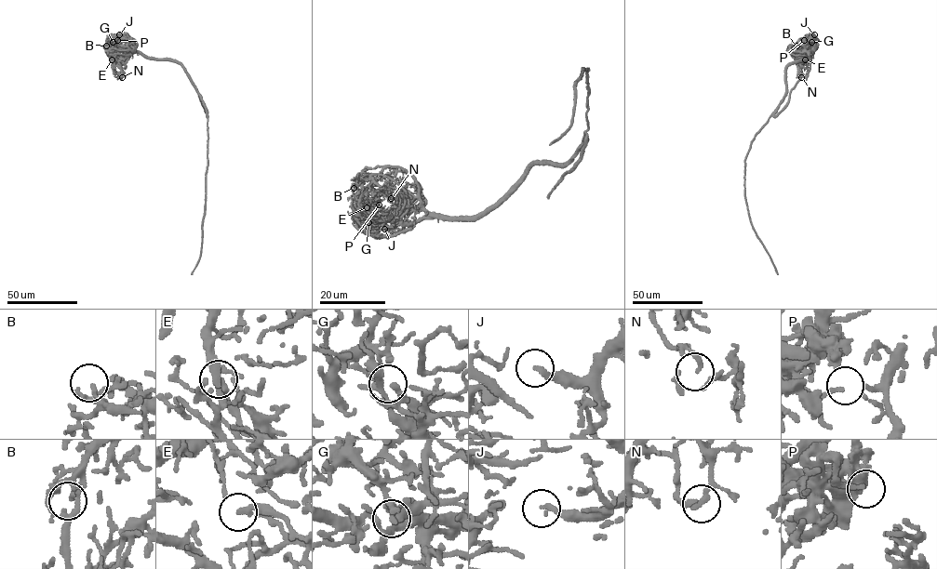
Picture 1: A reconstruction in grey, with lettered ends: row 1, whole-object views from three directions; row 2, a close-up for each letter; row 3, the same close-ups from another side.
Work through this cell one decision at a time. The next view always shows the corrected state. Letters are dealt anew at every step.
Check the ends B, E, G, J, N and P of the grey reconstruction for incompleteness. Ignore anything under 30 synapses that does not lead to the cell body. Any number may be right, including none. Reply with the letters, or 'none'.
none

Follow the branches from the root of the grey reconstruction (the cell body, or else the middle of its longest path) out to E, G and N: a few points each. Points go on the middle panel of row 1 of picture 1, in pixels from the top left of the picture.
E: (586, 131), (566, 163), (535, 163), (494, 205), (475, 216), (429, 217), (402, 223), (375, 219), (367, 207)
G: (586, 131), (566, 163), (535, 163), (494, 205), (475, 216), (419, 218), (389, 236), (380, 235), (368, 222)
N: (586, 131), (566, 163), (535, 163), (494, 205), (475, 216), (435, 217), (395, 183), (374, 174), (391, 198)

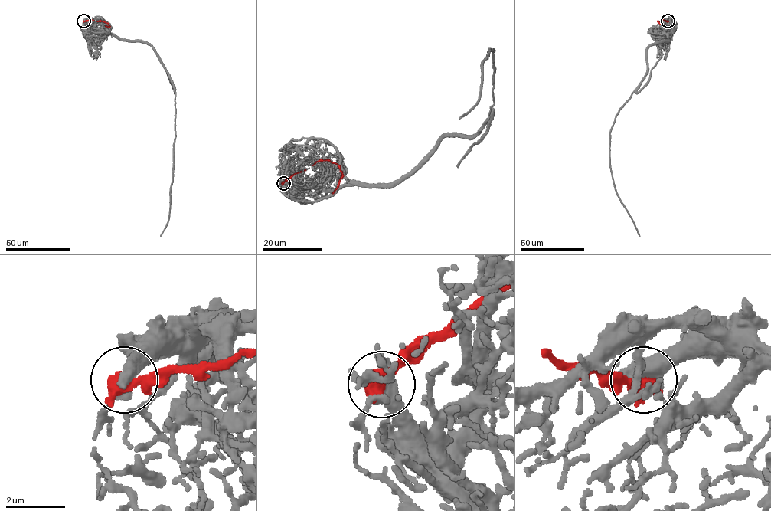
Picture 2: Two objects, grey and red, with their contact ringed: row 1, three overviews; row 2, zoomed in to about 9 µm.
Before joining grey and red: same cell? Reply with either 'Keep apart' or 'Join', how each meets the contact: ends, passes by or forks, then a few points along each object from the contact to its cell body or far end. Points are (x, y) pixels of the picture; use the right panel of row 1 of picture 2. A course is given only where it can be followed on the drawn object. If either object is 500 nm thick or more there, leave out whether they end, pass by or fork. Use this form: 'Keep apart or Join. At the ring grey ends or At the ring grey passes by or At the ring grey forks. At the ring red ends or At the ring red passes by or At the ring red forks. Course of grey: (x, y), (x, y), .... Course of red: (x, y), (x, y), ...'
Keep apart. Course of grey: (668, 21), (676, 27), (668, 40), (648, 48), (647, 72), (609, 133), (615, 190), (640, 237). Course of red: (668, 21), (658, 21), (666, 27), (672, 26)

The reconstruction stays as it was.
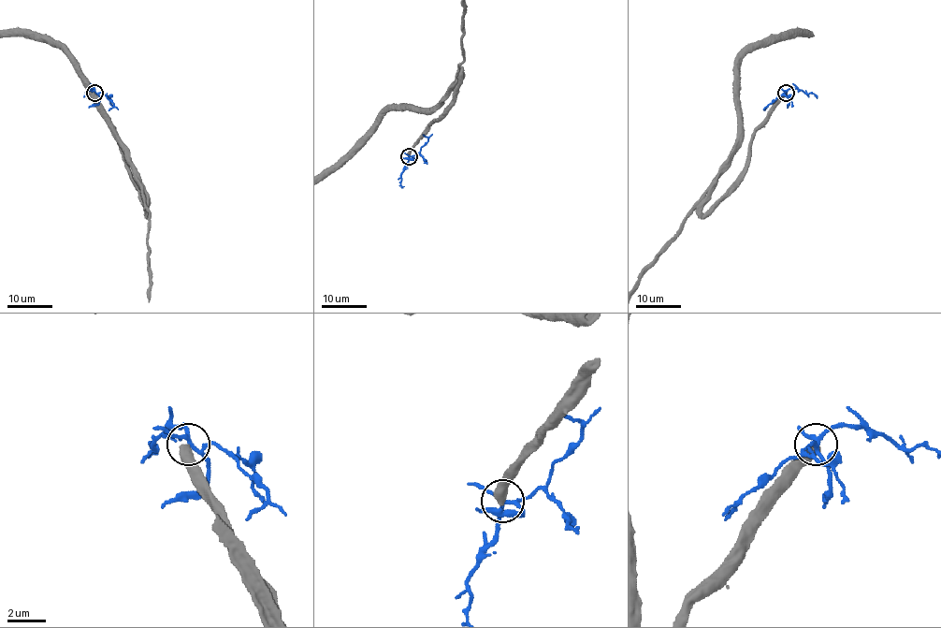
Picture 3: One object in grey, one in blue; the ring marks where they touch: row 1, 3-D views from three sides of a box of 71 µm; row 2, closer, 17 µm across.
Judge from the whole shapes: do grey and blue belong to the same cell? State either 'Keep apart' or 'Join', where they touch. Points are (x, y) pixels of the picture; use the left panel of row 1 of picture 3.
Keep apart. Place: (94, 93)

